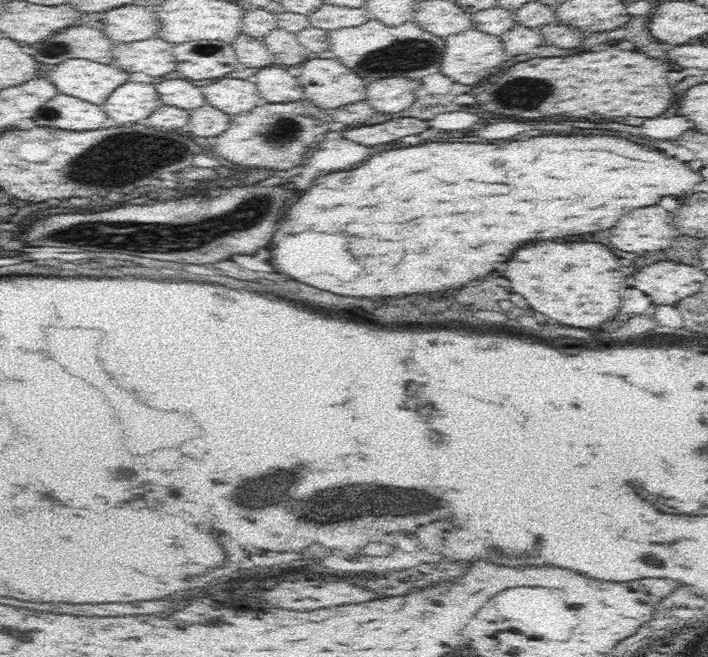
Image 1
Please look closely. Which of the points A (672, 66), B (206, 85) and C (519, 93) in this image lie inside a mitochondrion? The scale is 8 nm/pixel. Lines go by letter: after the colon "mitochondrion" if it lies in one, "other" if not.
A: other
B: other
C: mitochondrion

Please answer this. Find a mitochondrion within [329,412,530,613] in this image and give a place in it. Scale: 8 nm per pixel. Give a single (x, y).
(386, 510)

